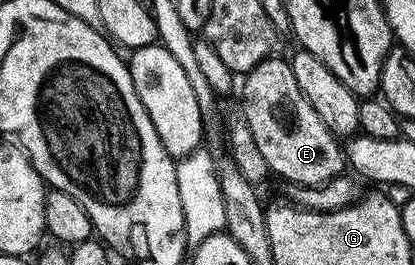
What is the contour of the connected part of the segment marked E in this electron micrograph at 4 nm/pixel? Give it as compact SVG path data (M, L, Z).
M267 58L252 68L243 81L243 120L270 173L275 172L293 186L321 186L344 173L344 149L307 103L288 59Z

